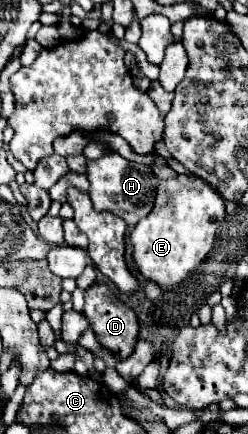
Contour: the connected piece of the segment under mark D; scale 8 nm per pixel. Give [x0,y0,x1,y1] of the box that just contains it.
[83,284,139,360]

